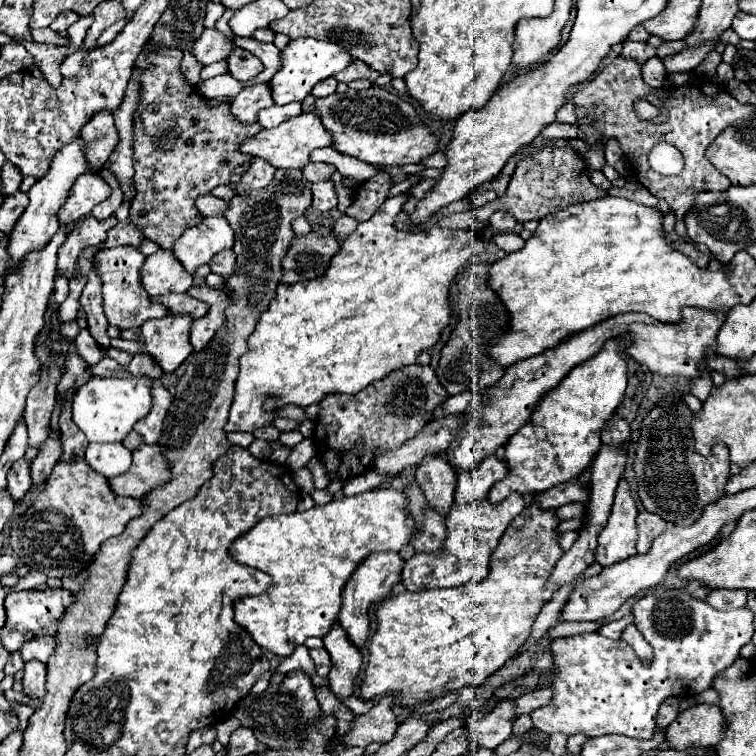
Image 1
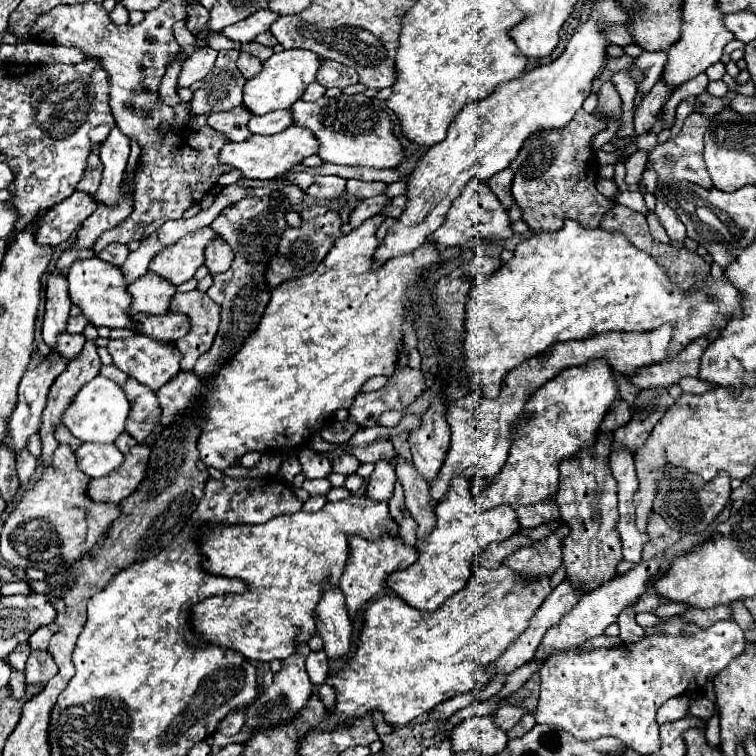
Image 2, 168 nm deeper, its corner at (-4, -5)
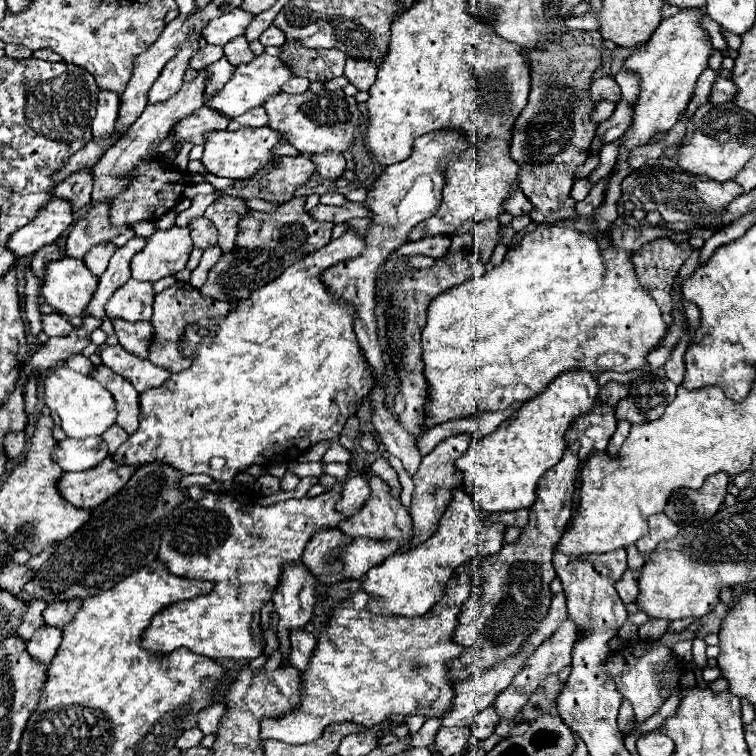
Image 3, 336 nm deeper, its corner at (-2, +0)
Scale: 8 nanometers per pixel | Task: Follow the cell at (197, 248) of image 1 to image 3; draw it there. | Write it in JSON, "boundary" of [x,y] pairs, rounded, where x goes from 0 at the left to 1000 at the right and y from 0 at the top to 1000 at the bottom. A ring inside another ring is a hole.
{"boundary":[[[250,302],[205,304],[192,325],[173,341],[173,365],[189,373],[208,373],[247,352],[255,320]]]}

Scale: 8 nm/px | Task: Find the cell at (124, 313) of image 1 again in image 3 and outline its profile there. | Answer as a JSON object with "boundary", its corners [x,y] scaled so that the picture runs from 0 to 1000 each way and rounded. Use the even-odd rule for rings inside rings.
{"boundary":[[[83,339],[60,349],[54,392],[60,402],[70,405],[78,415],[110,418],[126,378],[128,365],[123,365],[107,344]]]}

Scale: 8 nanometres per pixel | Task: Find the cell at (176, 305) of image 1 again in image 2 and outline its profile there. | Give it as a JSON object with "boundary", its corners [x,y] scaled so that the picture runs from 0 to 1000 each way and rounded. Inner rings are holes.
{"boundary":[[[218,414],[218,417],[176,417],[184,422],[187,433],[181,438],[194,440],[197,446],[210,446],[213,451],[234,451],[245,446],[253,435],[253,425],[242,414]]]}

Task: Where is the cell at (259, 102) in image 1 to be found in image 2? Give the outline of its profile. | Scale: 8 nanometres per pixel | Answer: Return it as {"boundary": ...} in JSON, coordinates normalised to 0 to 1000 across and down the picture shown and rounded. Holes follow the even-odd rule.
{"boundary":[[[313,139],[303,147],[292,147],[292,149],[279,149],[274,157],[274,165],[279,165],[282,171],[300,176],[300,181],[306,187],[324,187],[327,181],[332,181],[335,176],[327,171],[327,163],[332,157],[332,147],[324,139]]]}

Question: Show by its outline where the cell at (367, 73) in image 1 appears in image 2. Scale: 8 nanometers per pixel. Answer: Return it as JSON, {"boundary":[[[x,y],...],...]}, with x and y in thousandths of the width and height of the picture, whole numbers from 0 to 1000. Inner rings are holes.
{"boundary":[[[427,81],[427,91],[422,91],[422,110],[427,110],[430,115],[456,118],[462,112],[470,112],[472,107],[472,94],[446,81]]]}

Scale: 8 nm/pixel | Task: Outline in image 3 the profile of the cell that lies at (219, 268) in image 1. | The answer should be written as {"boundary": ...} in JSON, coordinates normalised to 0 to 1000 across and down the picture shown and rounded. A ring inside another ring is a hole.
{"boundary":[[[271,286],[255,288],[250,294],[250,304],[253,304],[253,317],[261,328],[271,331],[271,328],[287,323],[287,302],[282,302],[282,294],[274,291]]]}

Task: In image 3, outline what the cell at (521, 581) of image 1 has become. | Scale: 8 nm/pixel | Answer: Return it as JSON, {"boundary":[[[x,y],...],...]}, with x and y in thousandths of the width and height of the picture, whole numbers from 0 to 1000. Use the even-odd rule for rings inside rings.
{"boundary":[[[620,754],[598,763],[589,791],[557,817],[493,815],[485,807],[485,786],[478,780],[440,802],[433,828],[419,841],[409,881],[398,889],[398,929],[380,947],[348,950],[343,976],[403,984],[414,981],[440,955],[470,955],[491,963],[515,944],[589,950],[599,923],[591,876],[615,862],[597,849],[597,839],[623,780],[626,762]]]}

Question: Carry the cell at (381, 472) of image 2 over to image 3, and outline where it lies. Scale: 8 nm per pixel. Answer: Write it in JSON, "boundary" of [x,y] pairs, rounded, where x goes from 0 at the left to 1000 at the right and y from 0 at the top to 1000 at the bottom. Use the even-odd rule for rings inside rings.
{"boundary":[[[470,630],[470,632],[459,635],[454,643],[454,651],[451,651],[451,661],[443,667],[446,677],[451,677],[459,685],[467,683],[488,659],[488,651],[491,648],[488,648],[480,630]]]}

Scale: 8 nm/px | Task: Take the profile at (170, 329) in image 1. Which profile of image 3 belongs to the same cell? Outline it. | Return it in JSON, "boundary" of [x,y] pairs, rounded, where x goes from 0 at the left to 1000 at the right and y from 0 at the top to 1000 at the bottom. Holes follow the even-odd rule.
{"boundary":[[[160,455],[142,458],[131,468],[131,474],[134,474],[136,484],[147,487],[149,492],[155,492],[165,503],[171,503],[181,519],[208,513],[224,500],[224,492],[218,492],[218,487],[208,487],[208,484],[197,481],[194,474],[187,476],[187,474],[165,466],[165,460],[160,460]]]}

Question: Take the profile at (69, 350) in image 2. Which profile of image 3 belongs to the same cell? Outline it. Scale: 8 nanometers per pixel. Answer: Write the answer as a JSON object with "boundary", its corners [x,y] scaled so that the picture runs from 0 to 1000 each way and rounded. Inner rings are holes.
{"boundary":[[[60,415],[54,418],[54,431],[62,444],[89,444],[97,437],[97,429],[89,426],[78,415]]]}

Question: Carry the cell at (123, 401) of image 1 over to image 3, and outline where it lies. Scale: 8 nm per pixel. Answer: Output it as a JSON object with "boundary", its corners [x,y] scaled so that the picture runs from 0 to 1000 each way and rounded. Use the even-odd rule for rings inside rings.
{"boundary":[[[78,481],[78,484],[70,484],[60,497],[57,513],[60,513],[57,519],[60,537],[75,545],[75,550],[81,553],[81,566],[89,577],[94,579],[134,577],[147,561],[152,561],[155,542],[149,534],[149,524],[144,524],[144,519],[134,513],[134,508],[128,508],[128,503],[123,503],[120,497],[97,492],[89,484]]]}

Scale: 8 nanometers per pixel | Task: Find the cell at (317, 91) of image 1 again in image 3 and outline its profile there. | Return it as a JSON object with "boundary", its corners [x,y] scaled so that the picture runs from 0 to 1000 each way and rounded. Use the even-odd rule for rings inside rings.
{"boundary":[[[388,101],[388,103],[382,103],[382,106],[372,114],[372,122],[380,122],[380,124],[398,124],[398,122],[403,122],[406,116],[409,116],[409,106]]]}

